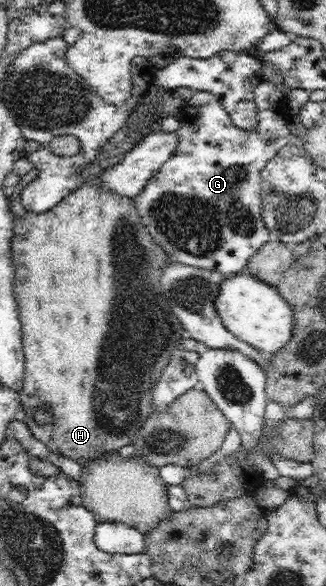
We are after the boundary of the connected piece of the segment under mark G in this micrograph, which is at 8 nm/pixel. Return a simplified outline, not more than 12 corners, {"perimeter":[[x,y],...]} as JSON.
{"perimeter":[[285,86],[258,125],[209,91],[135,204],[173,261],[232,276],[272,238],[261,173],[288,129]]}

